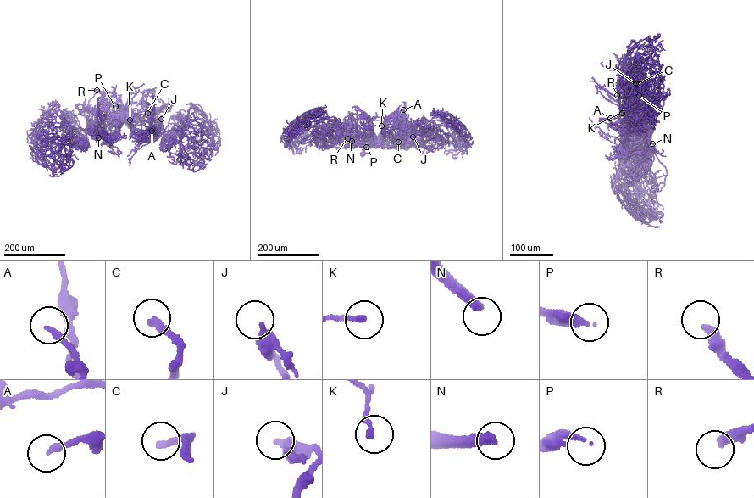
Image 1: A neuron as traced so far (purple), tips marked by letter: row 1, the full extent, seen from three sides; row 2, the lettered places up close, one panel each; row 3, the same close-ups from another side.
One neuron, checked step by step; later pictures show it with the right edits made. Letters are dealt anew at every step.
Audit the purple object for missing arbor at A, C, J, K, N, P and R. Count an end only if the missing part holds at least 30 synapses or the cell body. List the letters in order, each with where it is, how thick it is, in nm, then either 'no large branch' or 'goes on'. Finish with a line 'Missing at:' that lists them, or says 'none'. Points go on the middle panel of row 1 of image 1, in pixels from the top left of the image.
A: at (403, 109); 240 nm thick; no large branch
C: at (398, 142); 280 nm thick; no large branch
J: at (413, 137); 280 nm thick; goes on
K: at (381, 125); 190 nm thick; no large branch
N: at (352, 141); 360 nm thick; goes on
P: at (366, 147); 240 nm thick; no large branch
R: at (347, 138); 380 nm thick; goes on
Missing at: J, N, R

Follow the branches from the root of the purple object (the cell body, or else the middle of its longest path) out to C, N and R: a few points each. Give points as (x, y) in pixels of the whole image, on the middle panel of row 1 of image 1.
C: (363, 153), (363, 149), (375, 148), (382, 143), (396, 147), (398, 142)
N: (363, 153), (363, 149), (377, 145), (358, 145), (352, 141)
R: (363, 153), (363, 149), (369, 147), (351, 142), (347, 138)

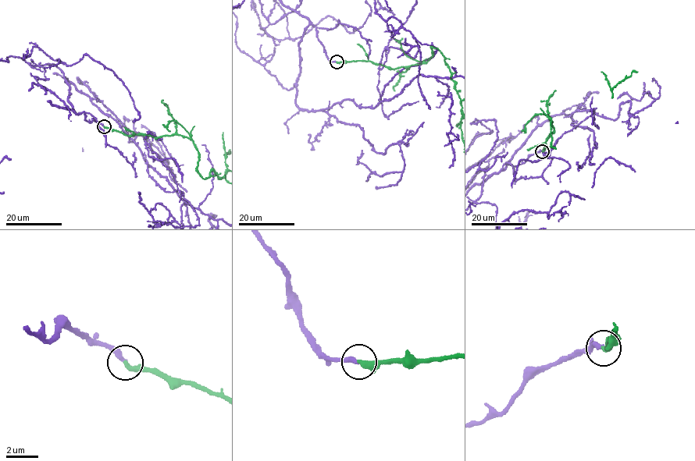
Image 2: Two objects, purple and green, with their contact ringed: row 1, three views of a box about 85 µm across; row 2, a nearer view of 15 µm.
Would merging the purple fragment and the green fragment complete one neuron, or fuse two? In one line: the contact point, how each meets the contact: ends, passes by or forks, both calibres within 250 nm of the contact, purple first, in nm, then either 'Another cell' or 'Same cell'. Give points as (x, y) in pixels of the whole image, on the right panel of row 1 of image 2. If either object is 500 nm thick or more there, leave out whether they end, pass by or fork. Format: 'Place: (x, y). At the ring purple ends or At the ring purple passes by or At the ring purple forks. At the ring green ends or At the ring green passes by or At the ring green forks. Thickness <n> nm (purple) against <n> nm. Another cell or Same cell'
Place: (542, 151). At the ring purple ends. At the ring green ends. Thickness 320 nm (purple) against 360 nm. Same cell

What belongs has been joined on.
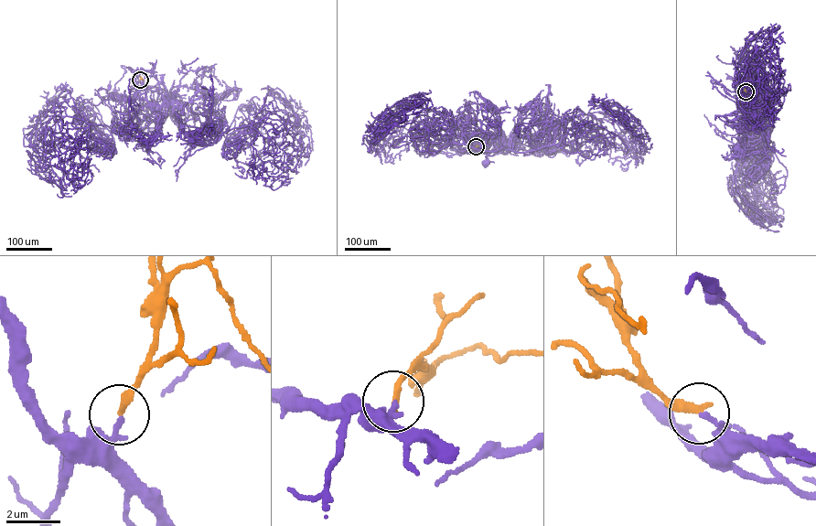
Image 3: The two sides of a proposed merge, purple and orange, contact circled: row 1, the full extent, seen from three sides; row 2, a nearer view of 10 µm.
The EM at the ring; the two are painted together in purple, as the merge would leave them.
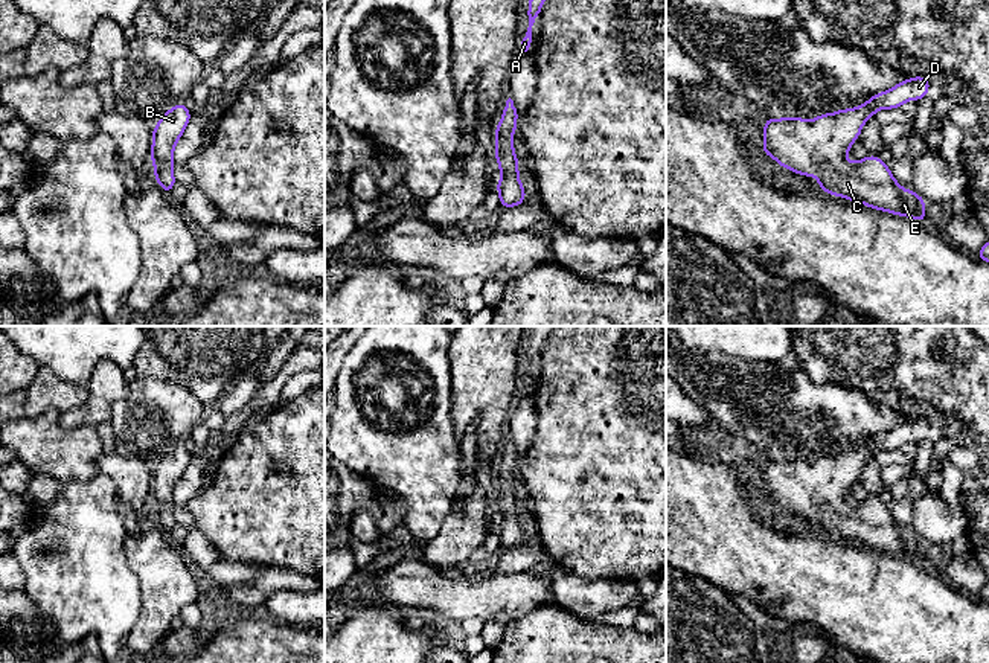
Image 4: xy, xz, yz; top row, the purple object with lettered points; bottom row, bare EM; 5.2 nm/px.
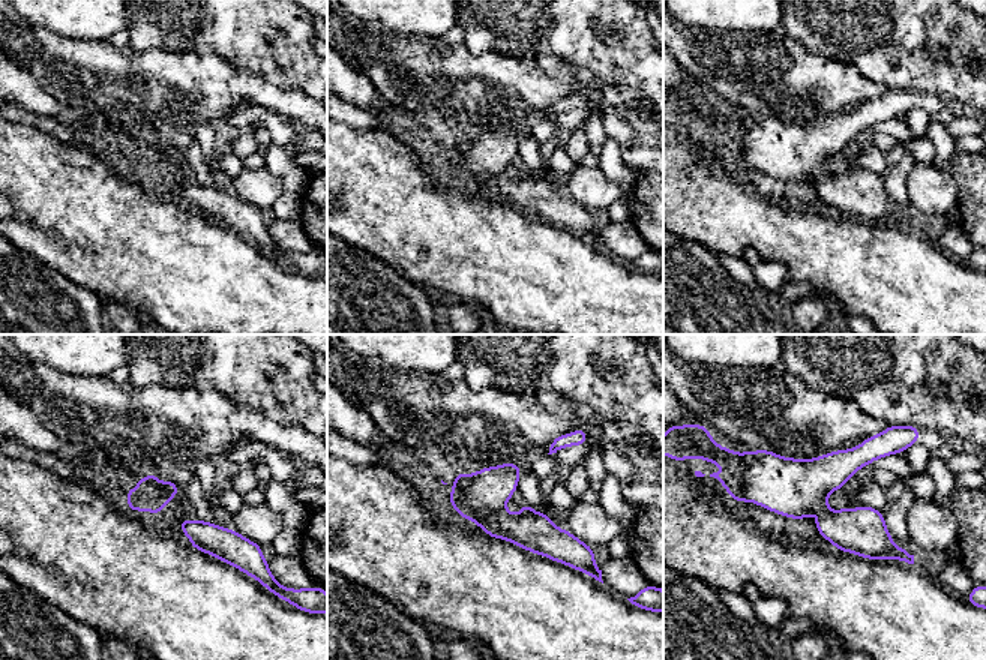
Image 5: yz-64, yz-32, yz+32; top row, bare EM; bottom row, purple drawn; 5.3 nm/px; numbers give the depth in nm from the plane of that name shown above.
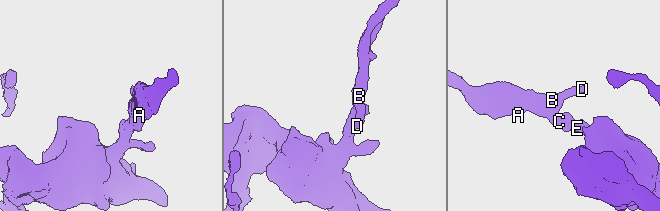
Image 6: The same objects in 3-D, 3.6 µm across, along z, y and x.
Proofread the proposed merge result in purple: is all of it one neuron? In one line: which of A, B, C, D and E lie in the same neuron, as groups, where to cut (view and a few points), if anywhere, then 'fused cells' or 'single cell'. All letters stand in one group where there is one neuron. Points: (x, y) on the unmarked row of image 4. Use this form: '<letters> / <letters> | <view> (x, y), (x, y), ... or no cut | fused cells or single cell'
A B C D E | no cut | single cell

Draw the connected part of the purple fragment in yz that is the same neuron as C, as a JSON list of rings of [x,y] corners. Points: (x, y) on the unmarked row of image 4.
[[[914,418],[873,436],[859,448],[820,456],[812,462],[788,456],[783,460],[767,459],[762,492],[785,511],[803,518],[814,517],[820,530],[834,538],[925,564],[925,540],[904,530],[887,504],[878,497],[850,504],[846,495],[876,453],[923,440],[928,431],[930,421]]]

